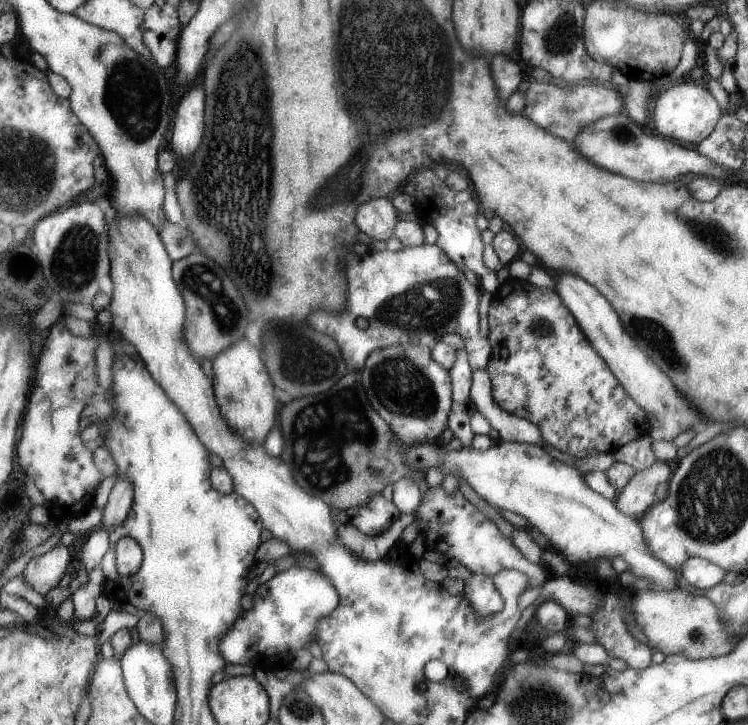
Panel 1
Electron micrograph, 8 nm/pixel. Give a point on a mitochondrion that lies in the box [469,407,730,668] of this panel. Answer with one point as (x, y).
(700, 636)

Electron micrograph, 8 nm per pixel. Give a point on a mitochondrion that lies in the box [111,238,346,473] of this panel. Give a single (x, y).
(195, 273)

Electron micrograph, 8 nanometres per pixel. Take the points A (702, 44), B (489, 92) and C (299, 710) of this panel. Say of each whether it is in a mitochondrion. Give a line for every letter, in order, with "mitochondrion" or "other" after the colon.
A: other
B: other
C: mitochondrion

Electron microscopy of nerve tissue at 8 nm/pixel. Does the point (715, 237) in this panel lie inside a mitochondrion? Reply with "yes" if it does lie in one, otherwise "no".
yes

